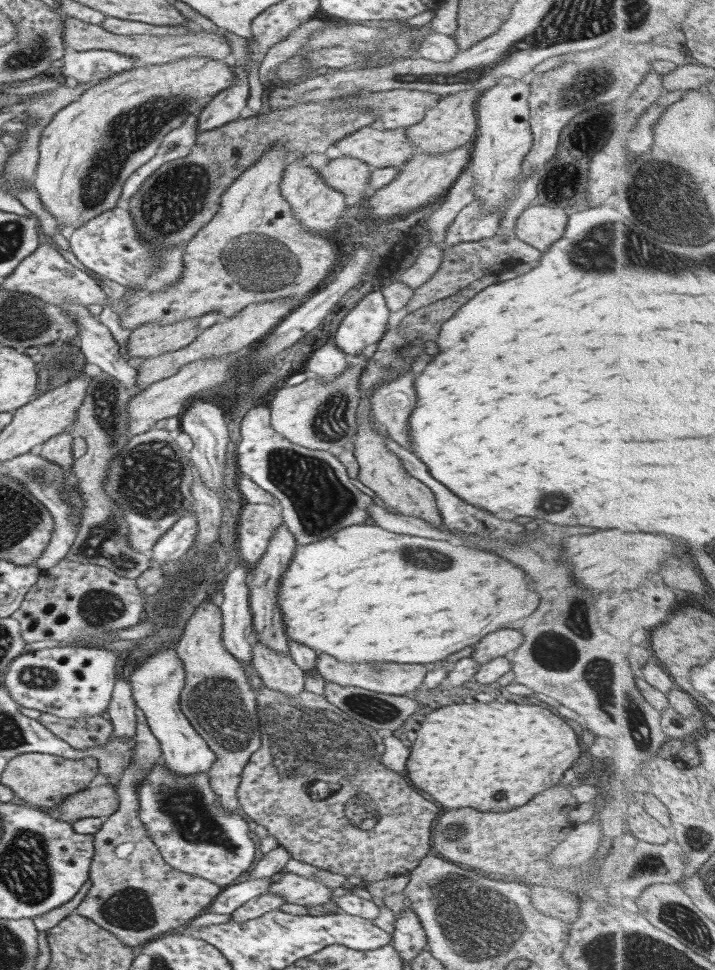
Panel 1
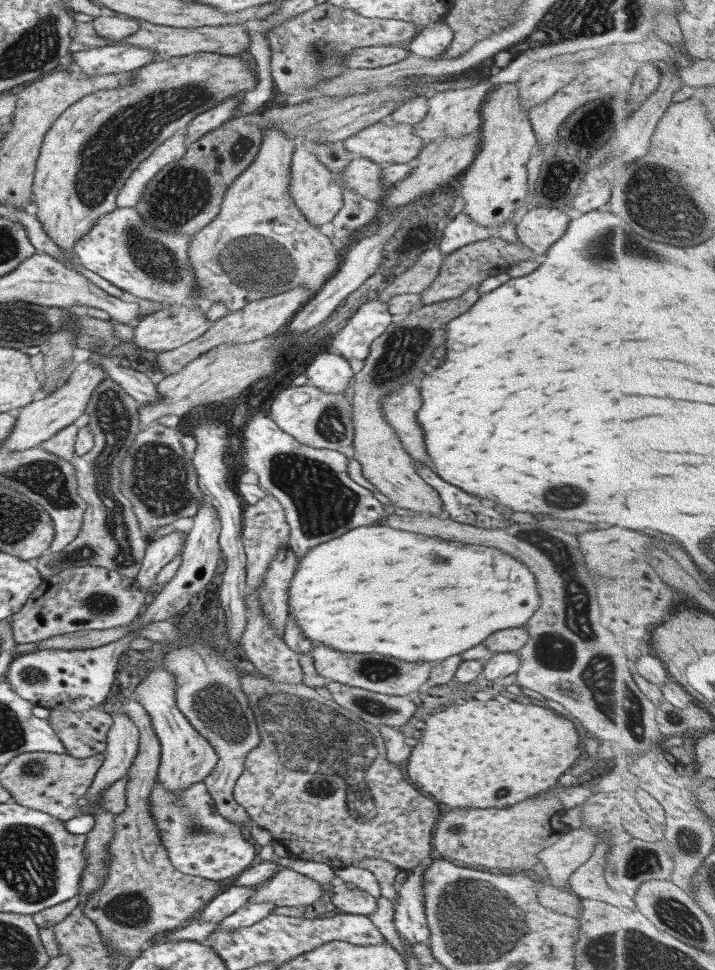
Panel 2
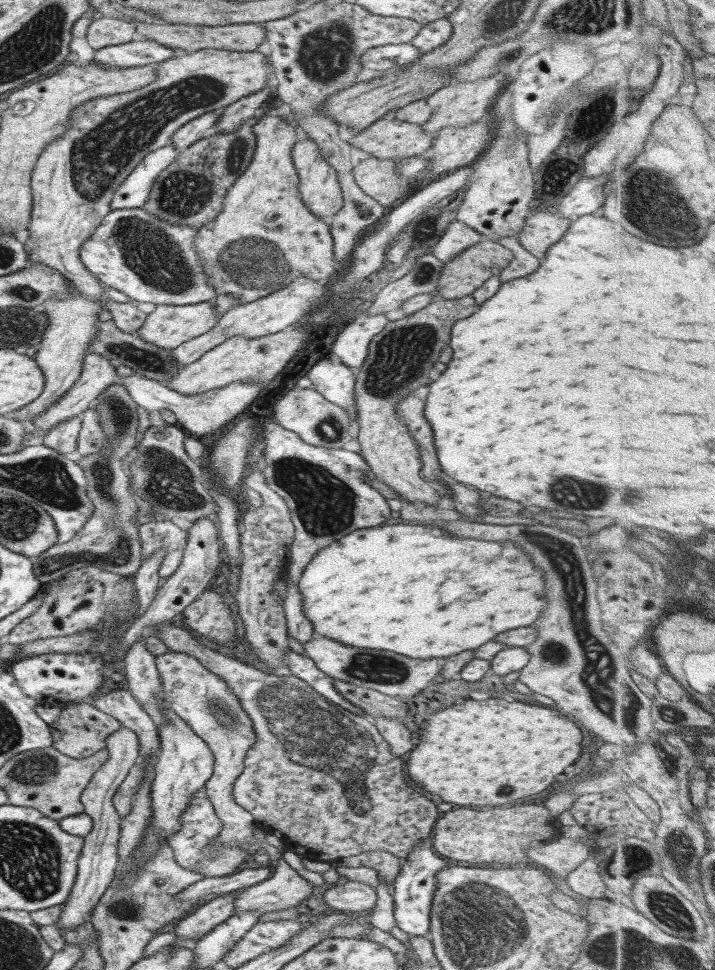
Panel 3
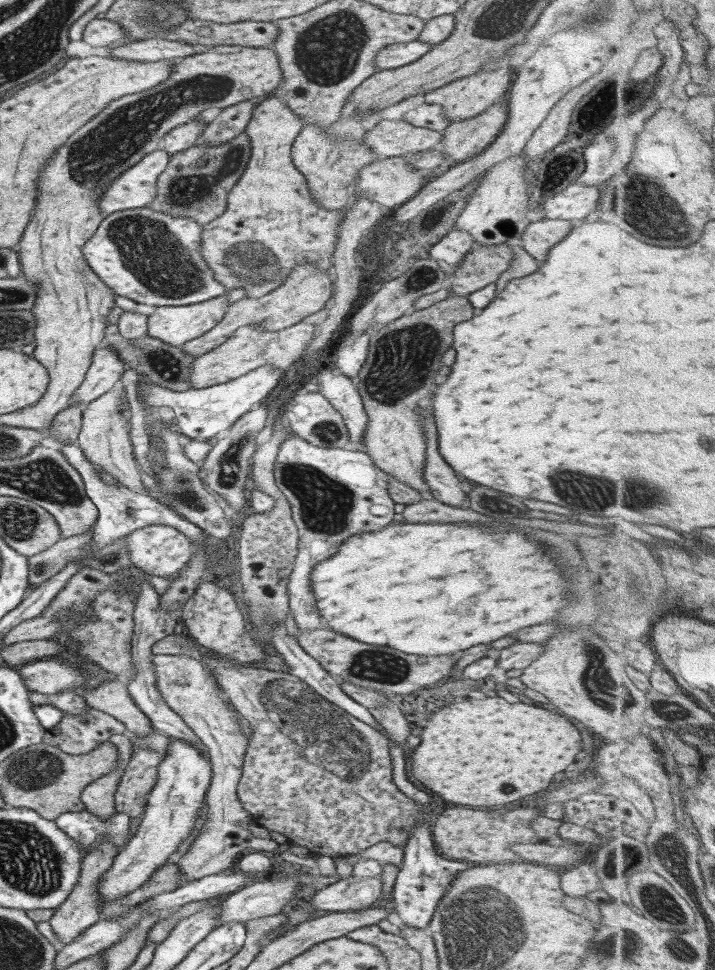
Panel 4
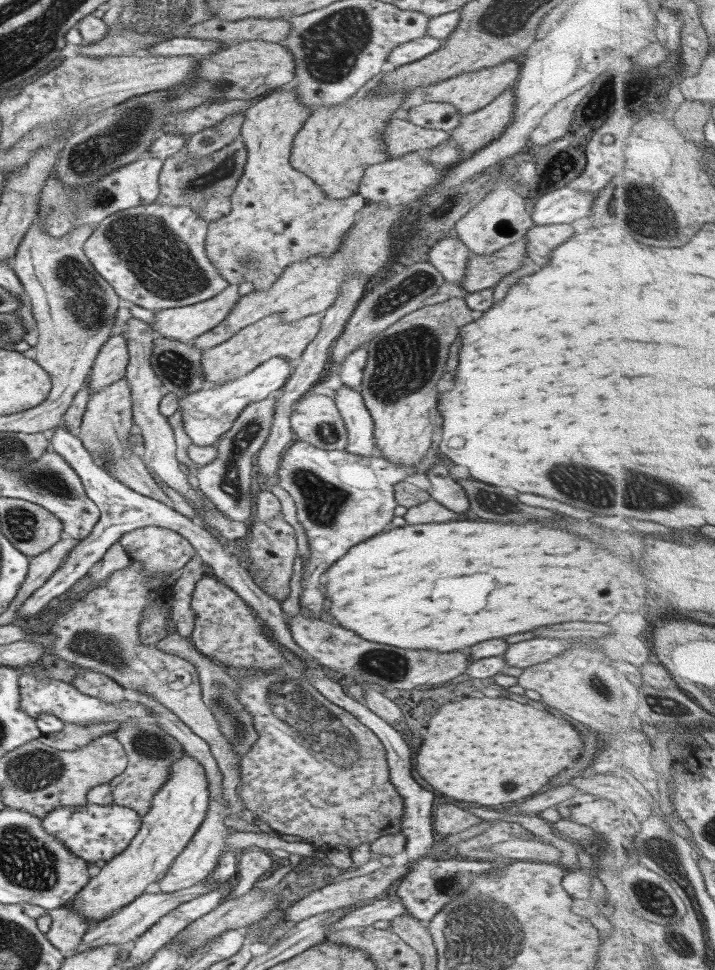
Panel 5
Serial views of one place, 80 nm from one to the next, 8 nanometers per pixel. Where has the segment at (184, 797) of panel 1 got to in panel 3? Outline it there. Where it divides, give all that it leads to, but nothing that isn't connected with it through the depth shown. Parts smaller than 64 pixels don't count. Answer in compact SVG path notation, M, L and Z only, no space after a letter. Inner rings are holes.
M195 794L189 802L189 806L180 814L180 827L169 837L166 844L171 848L175 863L187 871L193 871L205 875L205 877L221 877L231 875L239 870L243 861L247 860L252 850L241 847L228 847L216 845L216 836L222 827L222 822L215 816L213 807L207 798L201 794Z

